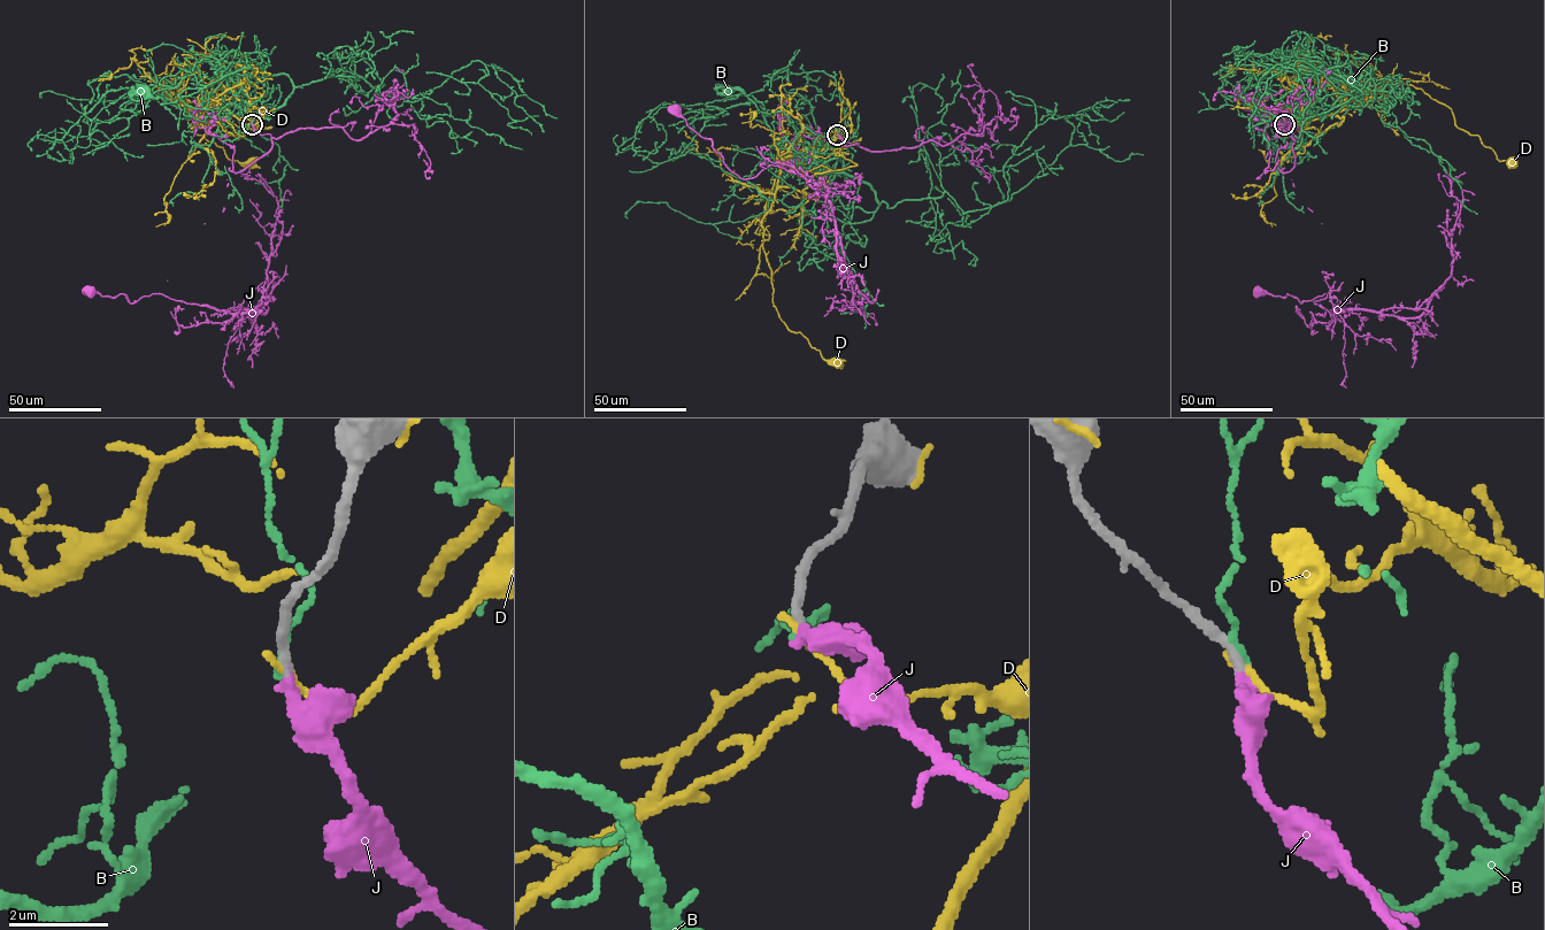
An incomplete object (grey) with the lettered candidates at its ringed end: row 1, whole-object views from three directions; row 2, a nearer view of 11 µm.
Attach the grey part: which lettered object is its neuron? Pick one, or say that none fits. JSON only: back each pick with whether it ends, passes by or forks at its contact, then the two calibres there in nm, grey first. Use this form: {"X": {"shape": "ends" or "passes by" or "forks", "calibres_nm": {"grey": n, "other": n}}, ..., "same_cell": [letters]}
{"J": {"shape": "ends", "calibres_nm": {"grey": 200, "other": 240}}, "same_cell": ["J"]}

